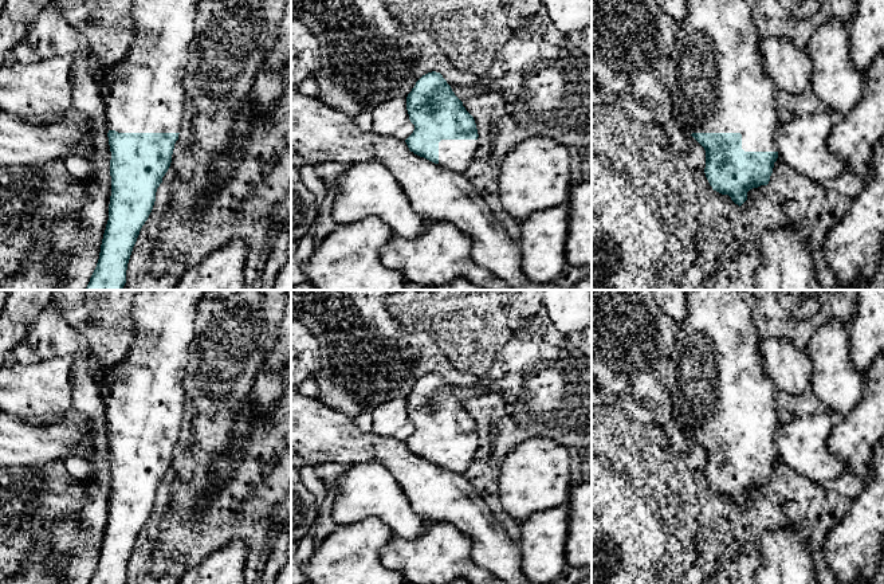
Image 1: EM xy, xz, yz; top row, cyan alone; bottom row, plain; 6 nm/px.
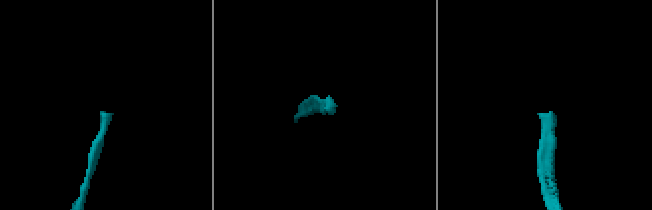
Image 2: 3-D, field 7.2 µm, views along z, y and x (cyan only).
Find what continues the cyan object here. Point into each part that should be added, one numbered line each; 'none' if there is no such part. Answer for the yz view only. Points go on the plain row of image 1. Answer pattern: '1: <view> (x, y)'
1: yz (719, 385)

